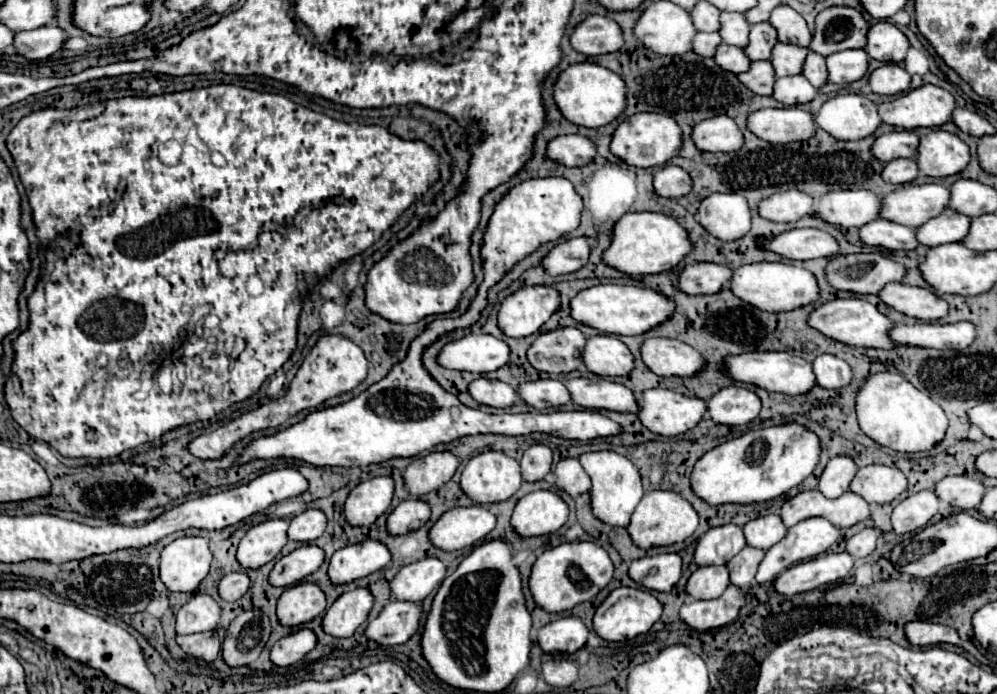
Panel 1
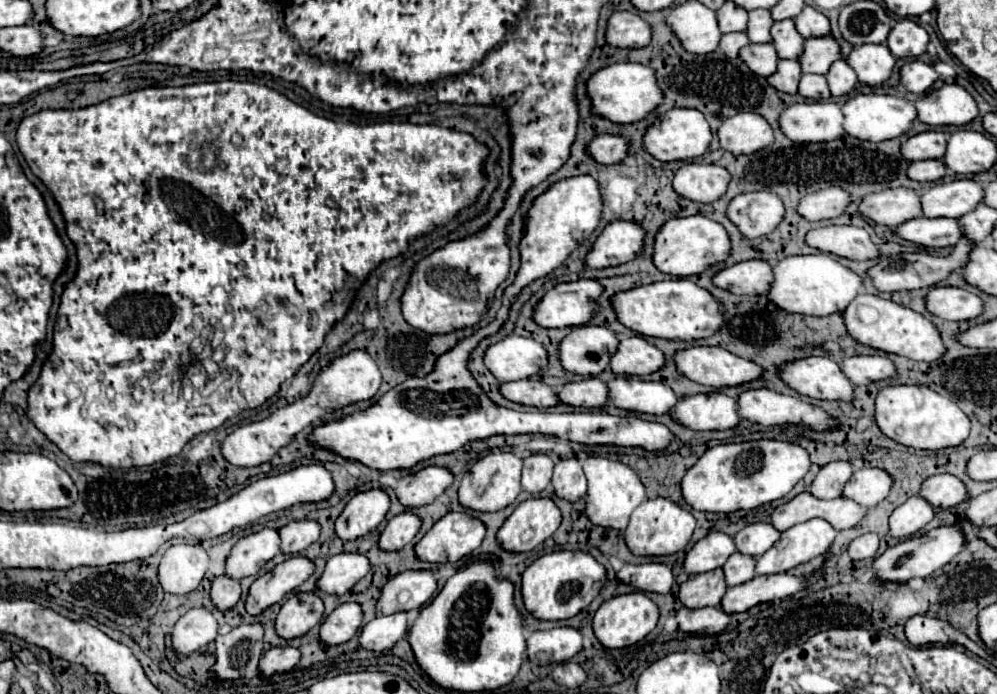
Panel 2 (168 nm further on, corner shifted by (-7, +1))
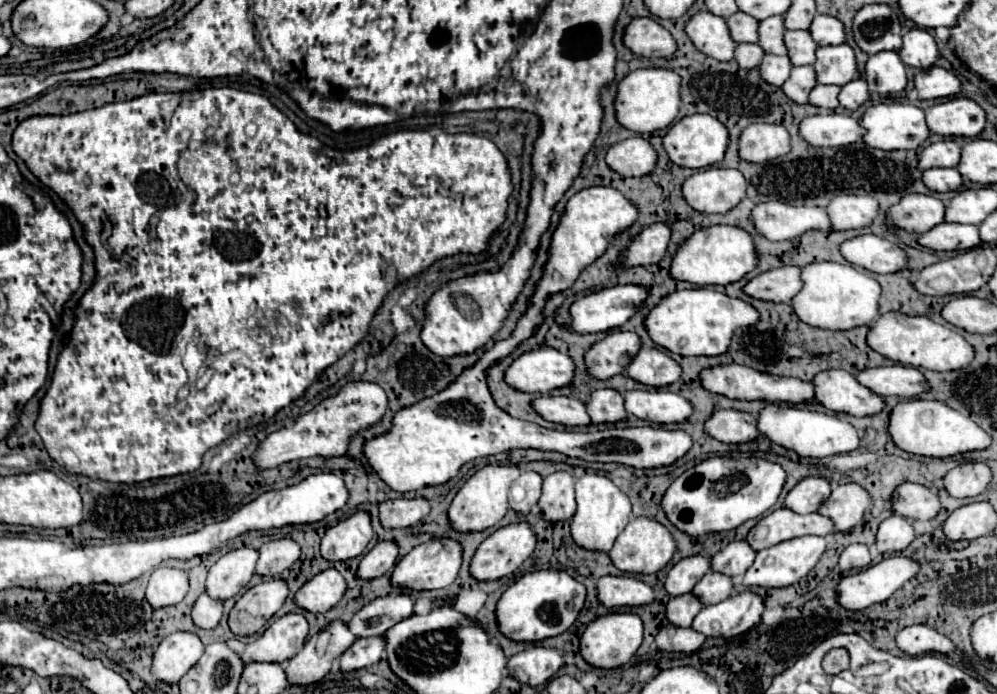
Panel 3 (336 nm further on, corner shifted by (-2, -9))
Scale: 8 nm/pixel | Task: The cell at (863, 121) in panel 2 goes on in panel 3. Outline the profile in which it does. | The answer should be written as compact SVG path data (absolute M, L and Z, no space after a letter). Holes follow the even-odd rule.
M892 103L892 105L874 105L870 109L866 109L864 117L860 119L860 123L866 127L866 135L864 135L864 143L868 147L878 147L884 151L894 151L894 149L918 149L928 137L930 137L930 129L926 125L924 119L924 109L908 105L908 103Z

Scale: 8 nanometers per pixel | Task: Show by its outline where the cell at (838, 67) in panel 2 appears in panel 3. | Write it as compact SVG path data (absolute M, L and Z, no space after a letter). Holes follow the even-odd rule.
M864 79L842 85L842 95L840 95L842 107L854 111L854 109L860 109L868 99L870 99L870 91L868 91L868 83Z

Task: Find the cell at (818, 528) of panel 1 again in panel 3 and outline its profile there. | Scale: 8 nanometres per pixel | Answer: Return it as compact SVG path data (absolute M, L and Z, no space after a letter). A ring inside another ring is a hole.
M816 535L796 537L790 541L778 543L774 547L762 549L756 553L754 563L744 573L742 585L746 585L746 587L788 587L788 585L796 583L798 579L802 579L818 563L824 549L826 549L824 537L816 537Z

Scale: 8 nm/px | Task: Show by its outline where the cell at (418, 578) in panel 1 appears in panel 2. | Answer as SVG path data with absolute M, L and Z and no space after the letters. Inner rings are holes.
M411 569L395 575L379 597L383 615L397 611L411 611L423 607L437 591L437 575L433 569Z

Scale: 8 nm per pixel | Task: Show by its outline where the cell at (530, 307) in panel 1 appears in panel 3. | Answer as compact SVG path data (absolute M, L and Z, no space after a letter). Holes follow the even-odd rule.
M616 285L610 289L602 289L598 293L586 295L570 307L572 321L568 327L574 329L576 333L598 333L598 331L616 329L642 309L642 303L646 301L646 297L648 297L648 291L642 285Z

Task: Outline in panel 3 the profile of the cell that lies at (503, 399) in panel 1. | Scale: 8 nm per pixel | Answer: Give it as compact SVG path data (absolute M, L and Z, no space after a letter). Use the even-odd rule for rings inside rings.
M542 395L534 401L534 409L552 423L564 425L564 427L586 427L592 425L592 419L586 411L586 403L574 399L574 397L552 397Z

